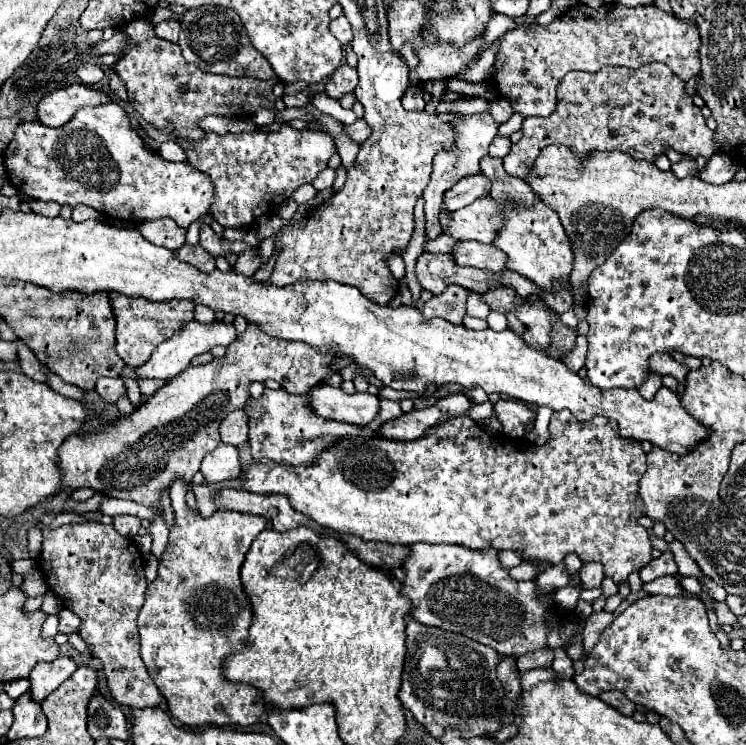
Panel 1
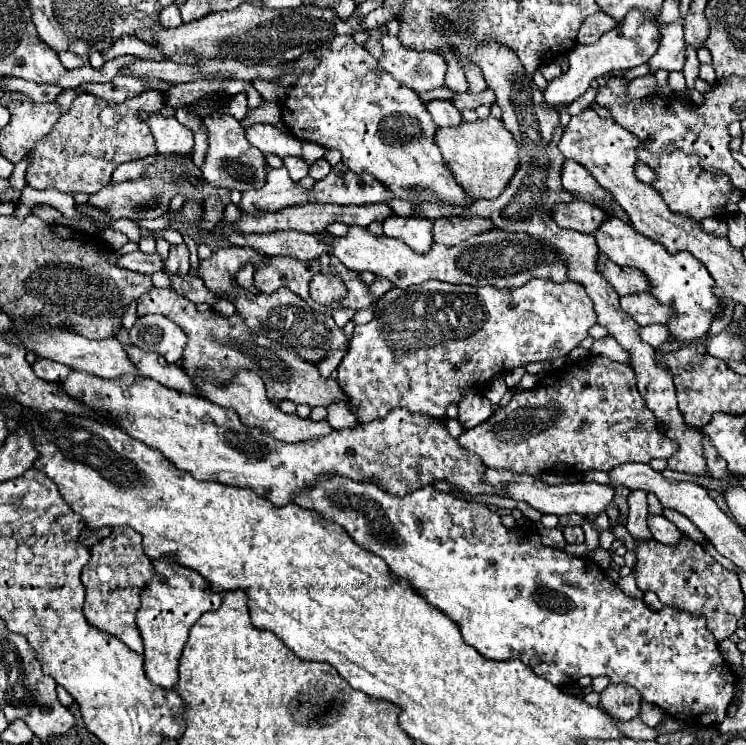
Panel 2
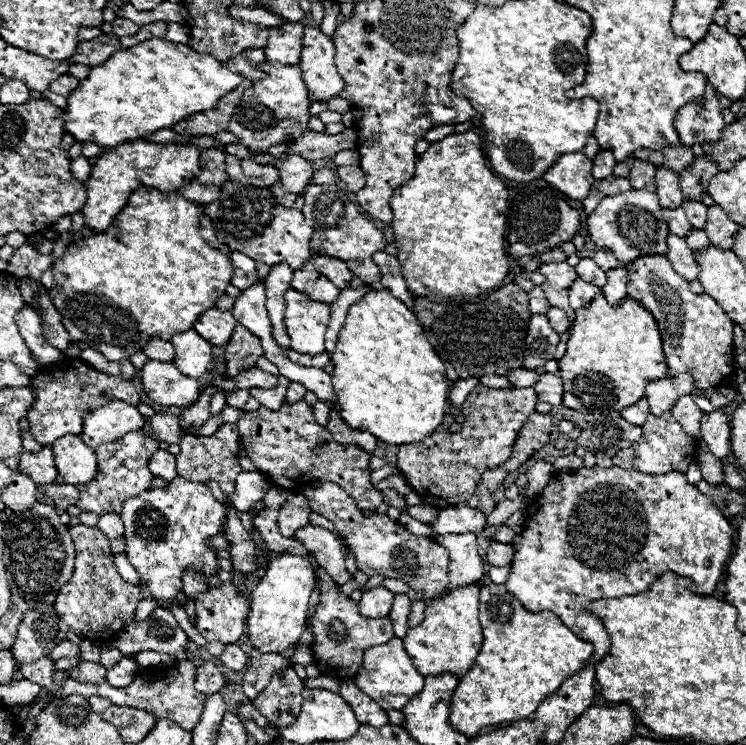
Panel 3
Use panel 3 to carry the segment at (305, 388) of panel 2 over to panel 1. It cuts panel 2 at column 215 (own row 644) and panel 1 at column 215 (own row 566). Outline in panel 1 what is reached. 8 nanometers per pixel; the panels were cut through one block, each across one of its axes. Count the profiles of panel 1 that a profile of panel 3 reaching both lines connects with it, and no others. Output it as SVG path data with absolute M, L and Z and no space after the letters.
M198 306L194 310L194 320L202 322L202 324L212 324L212 322L216 322L216 316L214 316L214 310L210 310L208 306Z

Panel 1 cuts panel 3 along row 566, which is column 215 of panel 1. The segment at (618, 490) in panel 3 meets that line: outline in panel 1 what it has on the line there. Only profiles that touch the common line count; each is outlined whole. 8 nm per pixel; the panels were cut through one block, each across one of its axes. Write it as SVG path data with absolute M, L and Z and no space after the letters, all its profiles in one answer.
M176 480L170 486L170 500L174 508L174 526L170 528L170 538L166 552L160 556L158 576L146 588L146 600L140 608L138 616L138 632L140 632L140 656L160 688L162 696L168 702L170 714L182 722L184 726L198 728L202 724L240 724L250 726L264 714L264 702L260 700L258 690L246 684L228 684L220 674L222 660L230 652L238 652L248 642L248 628L252 624L252 608L240 584L240 566L244 556L254 542L254 538L266 528L266 518L217 510L210 518L202 518L194 510L186 506L186 482Z

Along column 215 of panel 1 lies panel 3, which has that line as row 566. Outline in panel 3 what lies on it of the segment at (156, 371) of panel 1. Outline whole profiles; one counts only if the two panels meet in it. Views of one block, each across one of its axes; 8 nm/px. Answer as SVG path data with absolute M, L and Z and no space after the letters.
M308 524L306 528L298 530L294 534L294 538L298 542L302 542L310 552L316 554L316 562L322 568L326 568L326 572L330 572L330 576L336 584L342 586L348 580L352 580L352 574L346 570L346 564L344 564L342 540L338 536L334 536L330 530Z

